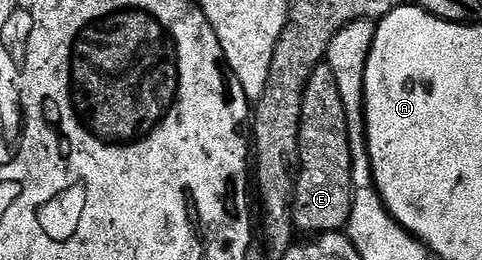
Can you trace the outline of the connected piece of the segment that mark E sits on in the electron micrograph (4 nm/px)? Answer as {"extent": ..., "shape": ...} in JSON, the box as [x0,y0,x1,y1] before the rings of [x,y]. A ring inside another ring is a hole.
{"extent":[294,66,354,237],"shape":[[[328,66],[317,67],[308,81],[298,140],[302,143],[302,154],[294,184],[294,226],[306,237],[341,232],[349,224],[354,200],[352,153],[340,85]]]}

